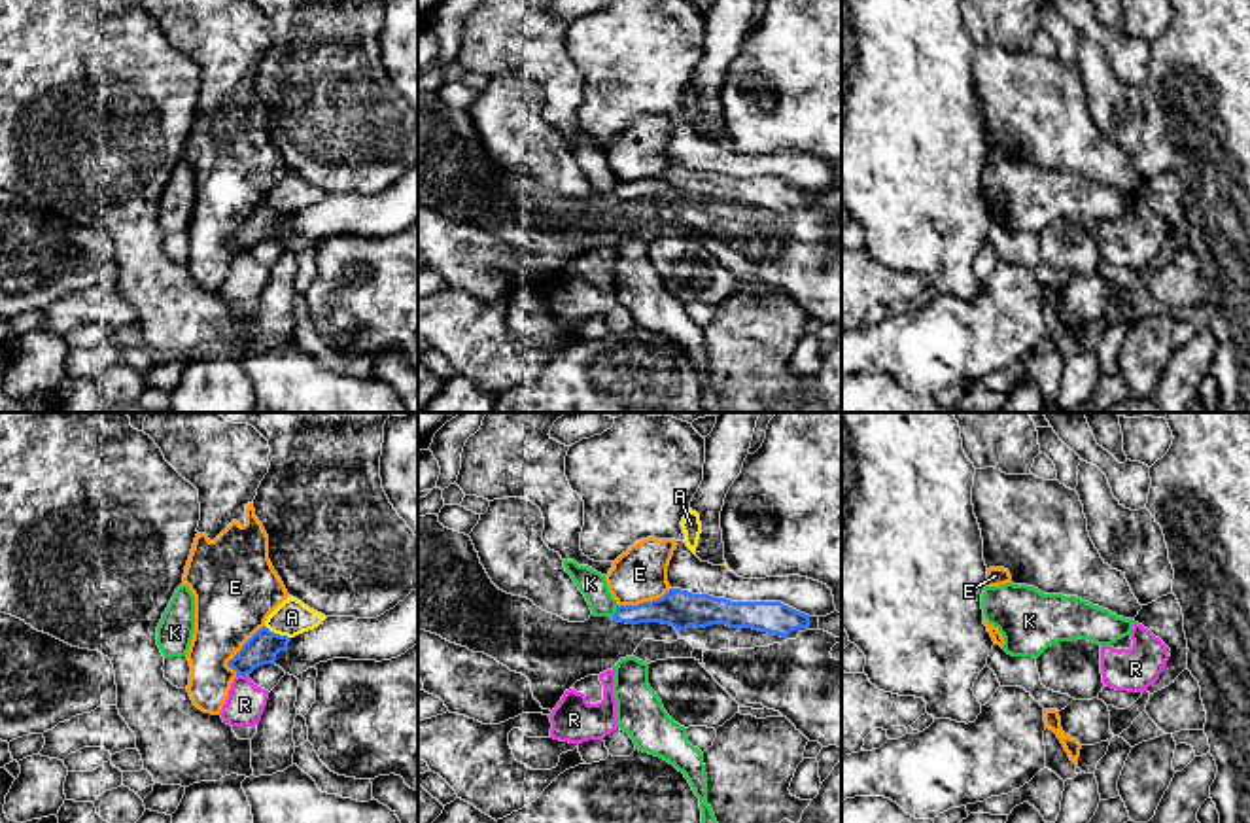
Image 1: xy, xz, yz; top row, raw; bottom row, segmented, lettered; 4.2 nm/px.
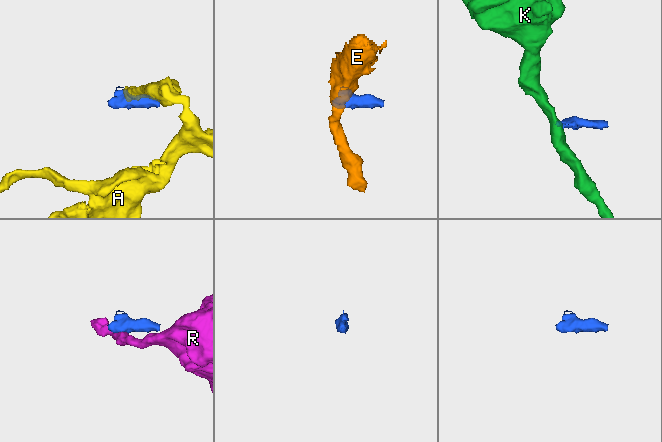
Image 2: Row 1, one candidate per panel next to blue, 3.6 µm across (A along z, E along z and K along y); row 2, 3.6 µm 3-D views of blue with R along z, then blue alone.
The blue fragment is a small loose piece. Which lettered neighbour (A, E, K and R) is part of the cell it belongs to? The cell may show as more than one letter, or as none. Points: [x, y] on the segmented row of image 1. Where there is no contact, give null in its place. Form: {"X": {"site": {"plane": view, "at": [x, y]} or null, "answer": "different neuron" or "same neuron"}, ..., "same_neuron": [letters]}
{"A": {"site": {"plane": "xy", "at": [278, 634]}, "answer": "different neuron"}, "E": {"site": {"plane": "xy", "at": [241, 649]}, "answer": "different neuron"}, "K": {"site": {"plane": "xz", "at": [615, 612]}, "answer": "different neuron"}, "R": {"site": {"plane": "xy", "at": [243, 674]}, "answer": "different neuron"}, "same_neuron": []}

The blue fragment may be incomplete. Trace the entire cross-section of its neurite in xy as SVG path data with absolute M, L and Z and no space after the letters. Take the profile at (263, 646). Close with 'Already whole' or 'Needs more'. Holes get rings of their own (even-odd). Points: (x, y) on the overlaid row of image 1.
M267 626L259 628L242 649L227 662L236 675L248 675L263 664L272 664L280 651L287 649L291 638L270 632Z. Already whole

